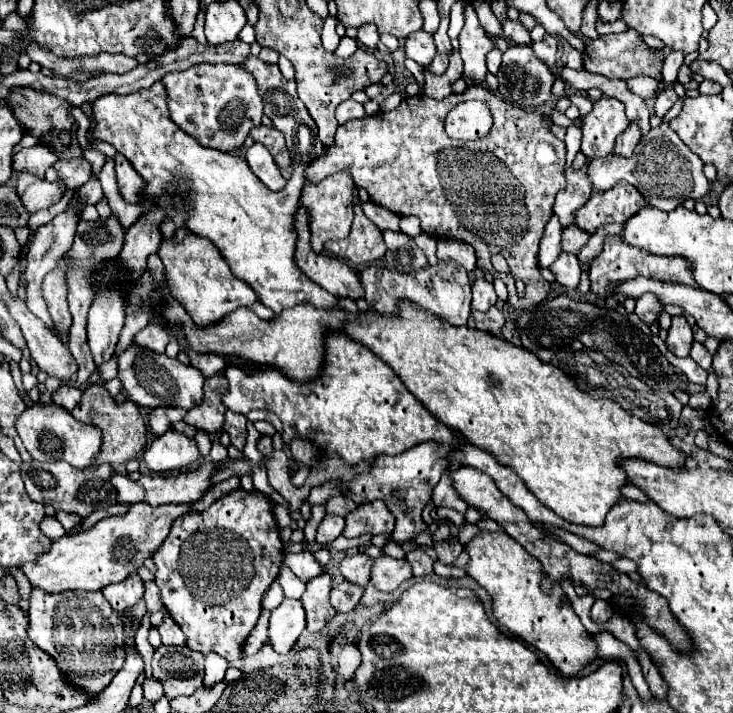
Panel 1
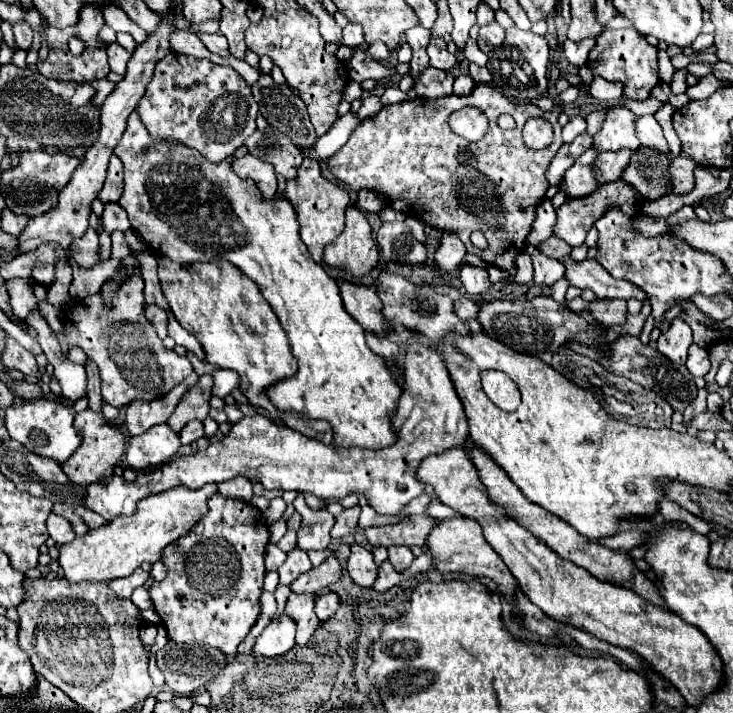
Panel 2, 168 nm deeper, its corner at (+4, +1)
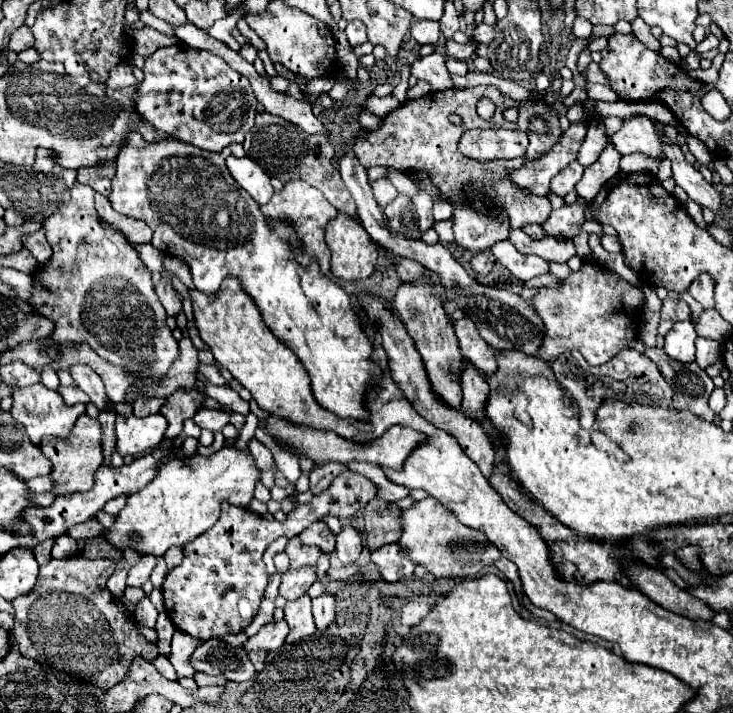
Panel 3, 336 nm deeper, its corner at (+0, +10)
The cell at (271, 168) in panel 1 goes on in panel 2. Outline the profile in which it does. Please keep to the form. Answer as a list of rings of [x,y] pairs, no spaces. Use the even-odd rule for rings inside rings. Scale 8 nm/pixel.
[[[247,153],[243,159],[233,161],[233,171],[241,179],[251,179],[255,183],[255,187],[259,187],[259,193],[263,195],[263,199],[275,197],[277,179],[275,179],[275,171],[269,163],[263,163],[261,159]]]

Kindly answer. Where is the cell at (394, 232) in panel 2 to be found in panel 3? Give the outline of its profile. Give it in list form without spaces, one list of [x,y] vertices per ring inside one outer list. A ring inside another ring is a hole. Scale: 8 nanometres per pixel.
[[[399,194],[399,198],[395,198],[387,208],[385,208],[385,216],[387,216],[387,228],[391,232],[403,234],[407,238],[421,238],[419,226],[417,226],[417,212],[415,206],[411,202],[409,196]]]

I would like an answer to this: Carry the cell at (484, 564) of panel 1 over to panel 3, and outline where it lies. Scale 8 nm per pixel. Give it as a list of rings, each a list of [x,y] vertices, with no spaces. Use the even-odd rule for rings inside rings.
[[[435,498],[419,500],[413,508],[403,512],[403,536],[399,538],[399,544],[409,550],[409,558],[413,558],[415,564],[421,564],[427,568],[427,572],[435,576],[465,576],[475,574],[477,570],[485,568],[485,564],[495,564],[497,558],[501,558],[501,552],[495,544],[487,542],[487,538],[467,528],[457,520],[457,516],[441,506]]]

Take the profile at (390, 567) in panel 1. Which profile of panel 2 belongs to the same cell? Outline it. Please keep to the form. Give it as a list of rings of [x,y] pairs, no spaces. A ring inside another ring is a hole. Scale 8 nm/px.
[[[357,543],[351,545],[351,555],[347,559],[345,569],[351,575],[353,583],[357,583],[359,587],[371,587],[377,577],[377,565],[373,563],[371,551]]]

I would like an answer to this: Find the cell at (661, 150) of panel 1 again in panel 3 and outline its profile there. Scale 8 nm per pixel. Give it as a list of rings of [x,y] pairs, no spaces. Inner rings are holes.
[[[575,160],[569,166],[565,166],[553,180],[551,180],[551,192],[557,196],[565,196],[575,190],[575,184],[583,176],[583,166]]]

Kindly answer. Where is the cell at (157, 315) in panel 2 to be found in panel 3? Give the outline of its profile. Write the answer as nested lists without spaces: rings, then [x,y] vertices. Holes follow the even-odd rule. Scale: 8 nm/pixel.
[[[161,280],[157,286],[155,286],[155,292],[159,296],[159,302],[163,304],[167,316],[177,316],[181,312],[181,302],[175,294],[175,290],[171,288],[171,284],[167,280]]]

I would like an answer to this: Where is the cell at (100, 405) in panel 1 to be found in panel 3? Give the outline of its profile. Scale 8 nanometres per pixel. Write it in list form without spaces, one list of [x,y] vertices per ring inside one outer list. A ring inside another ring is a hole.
[[[81,414],[73,426],[73,434],[69,434],[65,442],[61,442],[61,438],[45,438],[45,442],[41,442],[41,450],[53,462],[53,480],[57,484],[55,488],[57,496],[91,490],[95,484],[95,472],[103,466],[99,420]]]

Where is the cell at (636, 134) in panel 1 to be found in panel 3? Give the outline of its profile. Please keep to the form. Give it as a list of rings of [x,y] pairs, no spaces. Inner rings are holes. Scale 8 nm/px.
[[[609,142],[603,148],[603,152],[599,154],[599,158],[591,166],[585,168],[583,178],[575,186],[577,194],[581,194],[581,198],[585,198],[587,202],[593,202],[593,198],[599,194],[603,184],[607,184],[613,176],[617,176],[621,172],[619,160],[621,160],[621,154]]]

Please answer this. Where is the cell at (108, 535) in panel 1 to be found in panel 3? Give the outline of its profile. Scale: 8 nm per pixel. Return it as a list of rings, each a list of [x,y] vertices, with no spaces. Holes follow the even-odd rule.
[[[223,446],[211,456],[197,456],[195,470],[181,466],[181,462],[167,462],[161,466],[161,474],[145,486],[145,490],[131,494],[127,506],[115,516],[115,522],[105,530],[105,540],[119,552],[133,548],[139,554],[163,556],[171,546],[183,546],[209,530],[219,518],[221,502],[237,506],[249,506],[253,500],[253,488],[259,480],[253,456]],[[137,534],[137,538],[133,536]]]

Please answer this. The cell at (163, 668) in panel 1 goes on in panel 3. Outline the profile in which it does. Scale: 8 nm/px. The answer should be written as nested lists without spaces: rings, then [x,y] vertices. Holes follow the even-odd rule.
[[[209,638],[201,642],[189,658],[195,672],[211,676],[223,674],[227,680],[245,682],[255,676],[255,668],[243,648],[233,648],[221,638]]]

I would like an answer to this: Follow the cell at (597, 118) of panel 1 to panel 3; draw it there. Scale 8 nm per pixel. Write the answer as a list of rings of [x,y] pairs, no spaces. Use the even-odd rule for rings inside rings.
[[[647,116],[623,118],[623,126],[611,136],[611,142],[621,154],[643,152],[647,156],[659,156],[661,140],[669,138],[653,134],[653,122]]]

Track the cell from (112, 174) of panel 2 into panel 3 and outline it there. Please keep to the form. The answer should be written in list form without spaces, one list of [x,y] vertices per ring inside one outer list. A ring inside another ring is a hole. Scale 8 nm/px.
[[[115,160],[103,162],[101,166],[89,166],[89,168],[81,168],[77,170],[77,180],[81,184],[89,184],[95,192],[109,196],[111,194],[111,180],[115,176]]]

